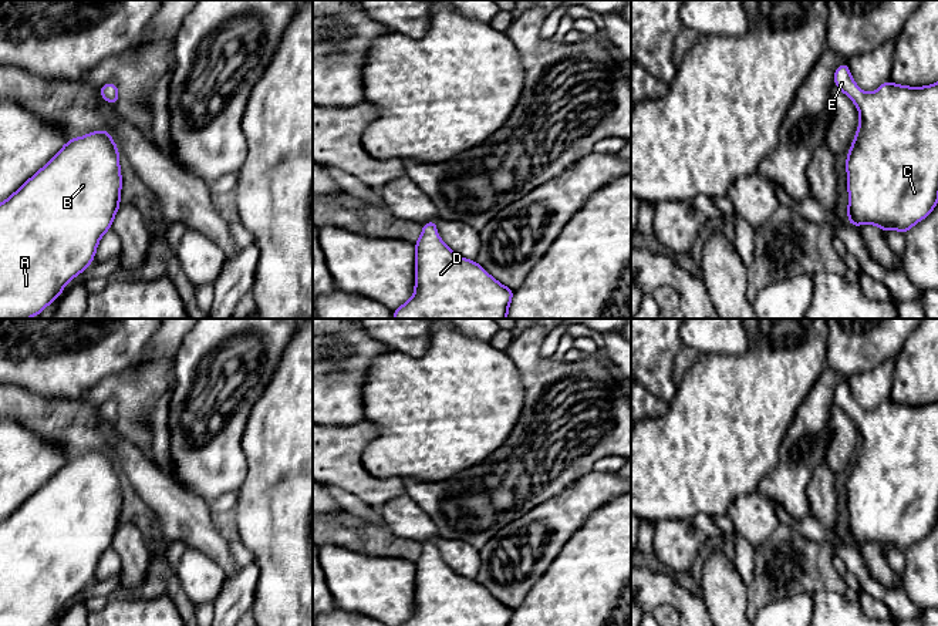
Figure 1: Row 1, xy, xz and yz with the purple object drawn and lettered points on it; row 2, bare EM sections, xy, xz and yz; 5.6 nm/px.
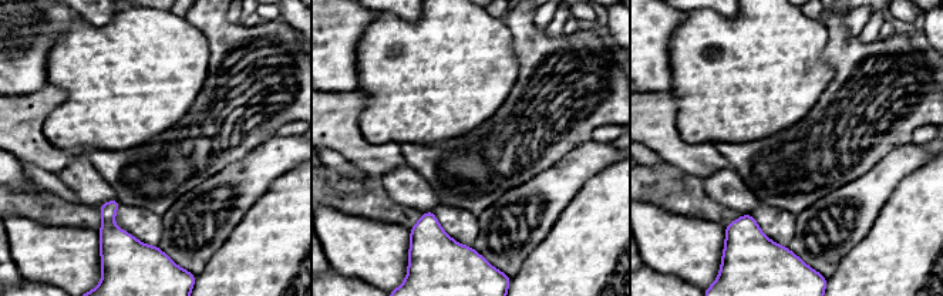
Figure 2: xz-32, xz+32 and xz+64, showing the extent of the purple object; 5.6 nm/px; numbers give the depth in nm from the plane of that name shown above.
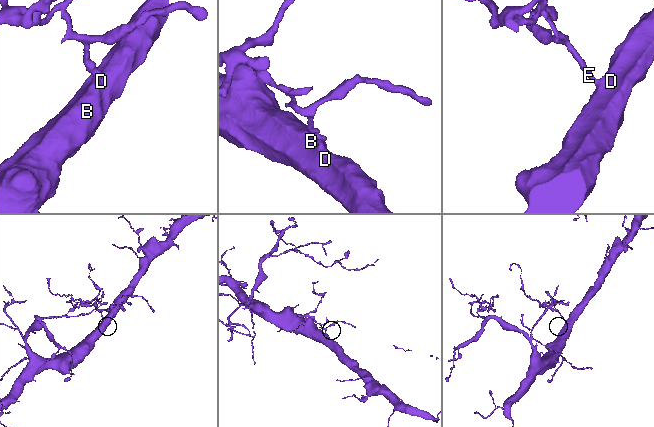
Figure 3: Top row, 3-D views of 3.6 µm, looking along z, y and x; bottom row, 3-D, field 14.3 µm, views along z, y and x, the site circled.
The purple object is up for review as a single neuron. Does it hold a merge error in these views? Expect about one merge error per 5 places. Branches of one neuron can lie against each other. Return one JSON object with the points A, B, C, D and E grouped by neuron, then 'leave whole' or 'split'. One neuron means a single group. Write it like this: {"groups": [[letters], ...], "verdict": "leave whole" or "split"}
{"groups": [["A", "B", "C", "D", "E"]], "verdict": "leave whole"}

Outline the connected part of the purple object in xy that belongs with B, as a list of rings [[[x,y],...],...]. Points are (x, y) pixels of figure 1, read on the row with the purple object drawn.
[[[104,128],[67,144],[10,198],[0,203],[0,319],[40,316],[64,286],[94,260],[102,235],[112,228],[122,178],[119,151]]]

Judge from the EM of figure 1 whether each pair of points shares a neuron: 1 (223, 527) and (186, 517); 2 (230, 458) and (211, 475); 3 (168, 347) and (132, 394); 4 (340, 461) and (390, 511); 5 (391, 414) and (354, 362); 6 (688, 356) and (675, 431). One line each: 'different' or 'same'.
1: different
2: same
3: same
4: different
5: different
6: different

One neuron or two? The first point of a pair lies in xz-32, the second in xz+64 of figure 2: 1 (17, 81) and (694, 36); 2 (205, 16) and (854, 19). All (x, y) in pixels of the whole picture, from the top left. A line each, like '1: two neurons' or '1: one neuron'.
1: two neurons
2: two neurons

